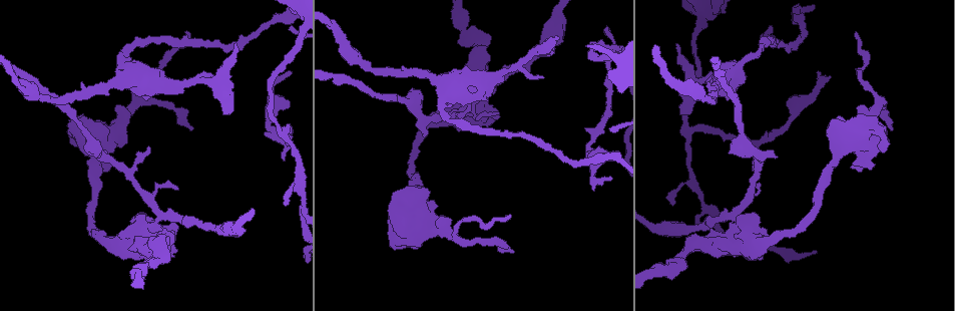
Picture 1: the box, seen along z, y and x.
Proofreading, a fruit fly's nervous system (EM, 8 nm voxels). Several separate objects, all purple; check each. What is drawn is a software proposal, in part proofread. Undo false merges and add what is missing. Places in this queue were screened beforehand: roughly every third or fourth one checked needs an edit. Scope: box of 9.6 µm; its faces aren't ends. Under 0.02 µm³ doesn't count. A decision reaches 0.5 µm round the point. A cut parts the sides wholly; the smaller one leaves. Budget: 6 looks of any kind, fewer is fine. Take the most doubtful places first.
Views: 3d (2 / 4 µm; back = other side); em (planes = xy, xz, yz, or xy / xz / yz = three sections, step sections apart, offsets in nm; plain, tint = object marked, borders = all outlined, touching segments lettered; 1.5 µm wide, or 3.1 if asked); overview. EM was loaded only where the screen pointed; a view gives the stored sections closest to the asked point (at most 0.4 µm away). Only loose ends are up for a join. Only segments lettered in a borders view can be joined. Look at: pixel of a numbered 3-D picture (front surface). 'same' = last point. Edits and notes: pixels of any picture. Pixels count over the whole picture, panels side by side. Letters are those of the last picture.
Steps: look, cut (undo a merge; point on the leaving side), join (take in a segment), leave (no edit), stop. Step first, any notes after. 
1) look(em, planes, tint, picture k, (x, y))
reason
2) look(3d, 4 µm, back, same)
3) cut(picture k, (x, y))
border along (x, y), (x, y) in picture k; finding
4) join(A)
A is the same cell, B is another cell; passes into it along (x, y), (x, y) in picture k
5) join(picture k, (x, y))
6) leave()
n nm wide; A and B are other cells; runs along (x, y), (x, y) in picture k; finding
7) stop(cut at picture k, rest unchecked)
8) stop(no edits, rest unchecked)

look(3d, 2 µm, picture 1, (512, 252))
an open end

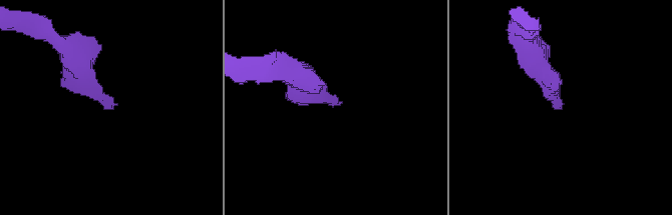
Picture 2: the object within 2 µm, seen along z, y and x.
look(em, xy, step 4, borders, picture 2, (337, 104))
now the EM

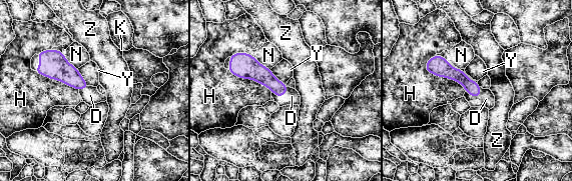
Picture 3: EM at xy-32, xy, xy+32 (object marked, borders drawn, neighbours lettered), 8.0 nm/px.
join(D)
D is the same cell, H, K, N, Y and Z are other cells; the neuron continues

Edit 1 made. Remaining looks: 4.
look(overview)
see it whole again

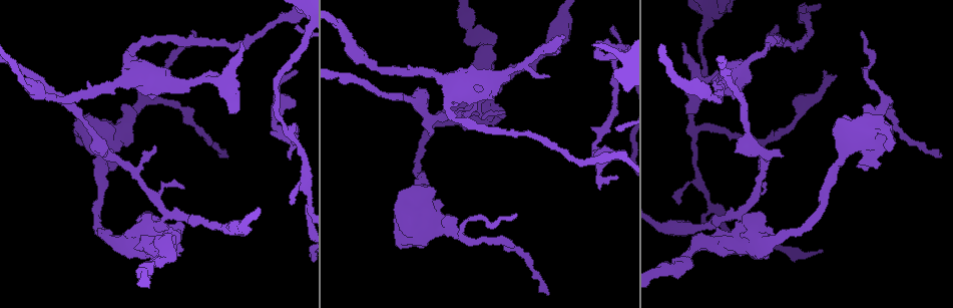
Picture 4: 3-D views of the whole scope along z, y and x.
look(em, planes, tint, picture 4, (547, 295))
branch stops here

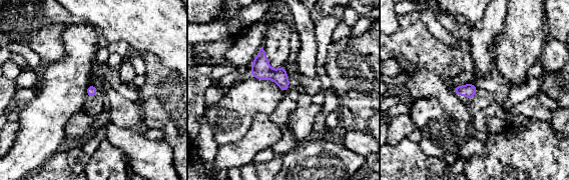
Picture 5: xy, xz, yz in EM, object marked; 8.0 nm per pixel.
look(em, planes, borders, same)
what lies round it

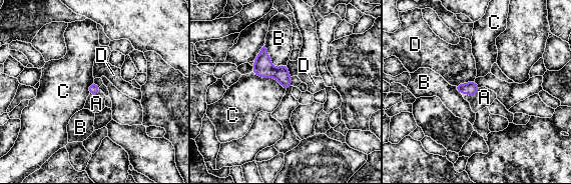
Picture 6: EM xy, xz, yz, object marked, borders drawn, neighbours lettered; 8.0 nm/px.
join(A)
A is the same cell, B, C and D are other cells; passes into it along (471, 88), (472, 98), (484, 97) in picture 6; the neuron continues

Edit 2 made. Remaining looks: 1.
stop(join at picture 3, join at picture 6, rest unchecked)

